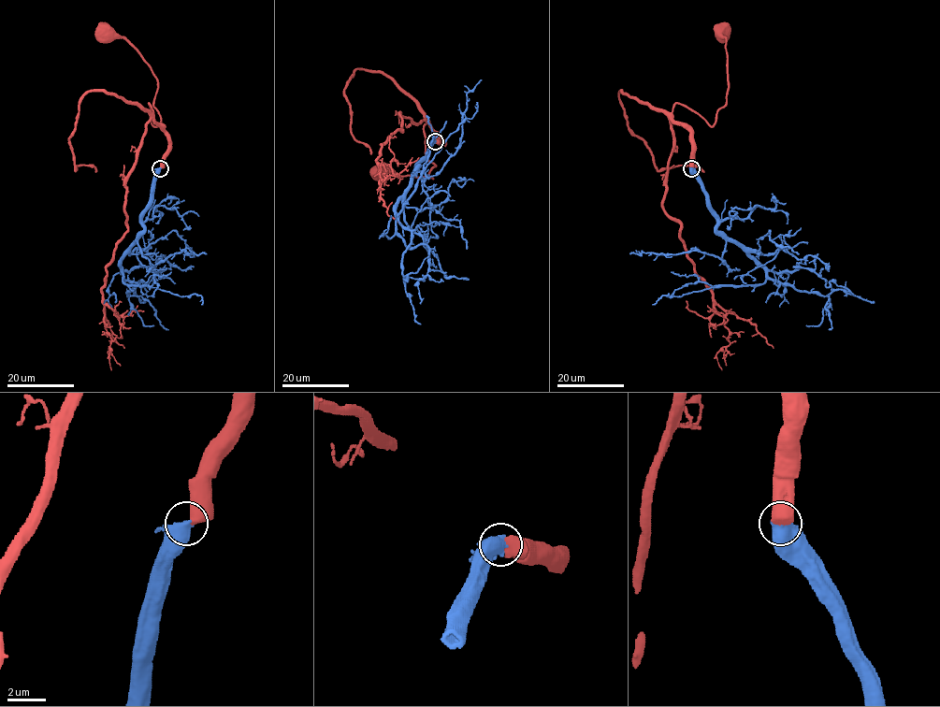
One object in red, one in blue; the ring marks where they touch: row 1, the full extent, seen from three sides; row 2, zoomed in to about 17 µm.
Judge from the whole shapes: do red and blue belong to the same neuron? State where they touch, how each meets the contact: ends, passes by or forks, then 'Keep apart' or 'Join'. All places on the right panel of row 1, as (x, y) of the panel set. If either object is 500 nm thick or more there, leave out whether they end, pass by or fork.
Place: (691, 168). Join

